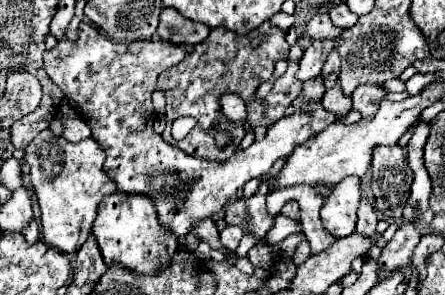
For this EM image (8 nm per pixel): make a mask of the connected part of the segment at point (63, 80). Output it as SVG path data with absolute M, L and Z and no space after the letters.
M80 23L80 33L76 41L58 41L54 49L44 51L44 71L52 79L54 85L58 85L64 93L64 97L74 105L76 113L84 119L84 123L92 129L92 137L102 145L106 153L104 169L112 181L116 181L118 191L122 193L144 193L152 197L160 223L168 225L176 237L186 235L200 219L214 215L222 209L222 205L234 197L242 185L250 179L256 179L272 167L272 163L280 157L290 157L292 149L300 145L300 141L308 141L308 137L314 137L320 133L320 129L326 129L336 121L334 113L328 113L320 101L308 101L306 109L296 109L294 115L278 119L272 127L268 127L266 137L262 141L254 141L248 149L238 151L228 161L206 161L196 159L180 149L168 145L158 133L152 131L154 123L154 109L152 109L152 91L156 87L156 77L174 65L178 65L184 59L184 49L176 47L172 43L164 41L132 41L132 43L114 43L106 39L94 25Z

